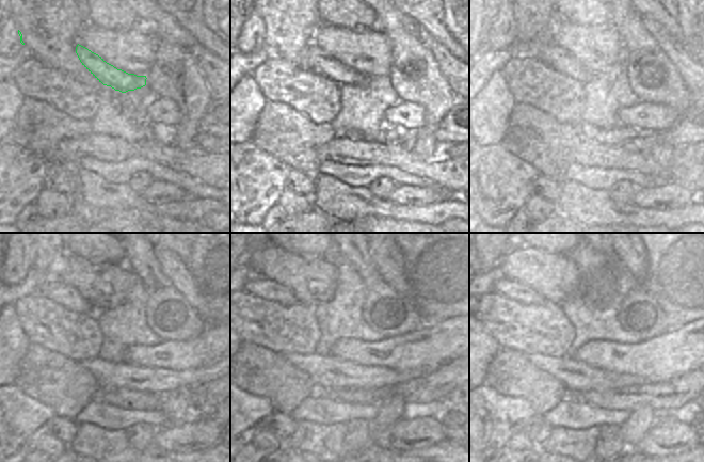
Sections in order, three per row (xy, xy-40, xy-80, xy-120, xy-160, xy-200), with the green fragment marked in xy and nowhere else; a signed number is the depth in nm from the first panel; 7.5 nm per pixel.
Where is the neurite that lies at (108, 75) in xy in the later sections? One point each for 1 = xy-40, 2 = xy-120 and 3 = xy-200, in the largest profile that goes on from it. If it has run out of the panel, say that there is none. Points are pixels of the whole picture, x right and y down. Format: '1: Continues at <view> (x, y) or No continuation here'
1: Continues at xy-40 (312, 59)
2: Continues at xy-120 (72, 282)
3: Continues at xy-200 (553, 275)

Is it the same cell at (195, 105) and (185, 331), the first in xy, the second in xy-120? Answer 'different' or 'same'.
same

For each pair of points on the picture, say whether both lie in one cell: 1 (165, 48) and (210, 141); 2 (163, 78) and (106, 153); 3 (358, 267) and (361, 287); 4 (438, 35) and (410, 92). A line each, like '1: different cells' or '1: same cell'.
1: different cells
2: different cells
3: different cells
4: different cells

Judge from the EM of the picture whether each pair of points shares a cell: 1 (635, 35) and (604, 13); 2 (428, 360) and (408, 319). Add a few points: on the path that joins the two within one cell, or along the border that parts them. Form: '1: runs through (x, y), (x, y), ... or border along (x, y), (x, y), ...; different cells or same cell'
1: runs through (627, 28), (611, 13); same cell
2: border along (422, 329), (403, 335); different cells

